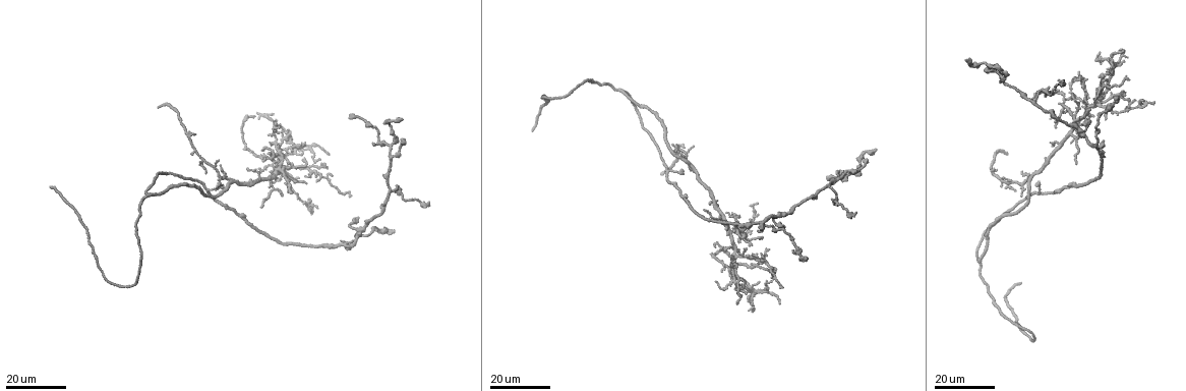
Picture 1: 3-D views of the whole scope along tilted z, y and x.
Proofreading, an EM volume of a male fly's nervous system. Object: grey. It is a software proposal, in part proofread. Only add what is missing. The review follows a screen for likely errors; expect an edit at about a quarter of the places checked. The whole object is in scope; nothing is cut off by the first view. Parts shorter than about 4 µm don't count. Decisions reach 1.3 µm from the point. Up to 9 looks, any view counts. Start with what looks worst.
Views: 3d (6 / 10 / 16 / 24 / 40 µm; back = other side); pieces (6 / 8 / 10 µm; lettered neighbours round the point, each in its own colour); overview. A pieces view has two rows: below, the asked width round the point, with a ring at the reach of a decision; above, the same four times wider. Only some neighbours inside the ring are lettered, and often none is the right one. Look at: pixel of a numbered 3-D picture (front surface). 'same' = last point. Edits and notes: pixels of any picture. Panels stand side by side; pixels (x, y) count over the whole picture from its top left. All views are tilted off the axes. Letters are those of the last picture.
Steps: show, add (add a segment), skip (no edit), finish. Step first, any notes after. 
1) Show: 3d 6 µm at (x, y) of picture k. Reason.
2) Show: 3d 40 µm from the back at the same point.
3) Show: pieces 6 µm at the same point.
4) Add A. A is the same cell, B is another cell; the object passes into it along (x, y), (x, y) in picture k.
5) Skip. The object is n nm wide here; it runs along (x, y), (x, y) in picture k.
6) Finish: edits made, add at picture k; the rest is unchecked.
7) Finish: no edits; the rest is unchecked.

Show: 3d 24 µm at (1022, 283) of picture 1. Free end.

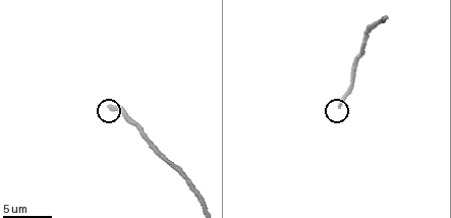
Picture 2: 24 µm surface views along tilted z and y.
Show: pieces 8 µm at (108, 106) of picture 2.

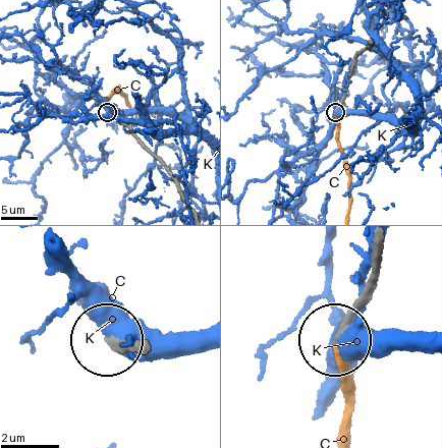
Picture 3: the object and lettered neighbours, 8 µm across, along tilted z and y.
Add C. The object is 250 nm wide here; C is the same cell, K is another cell; it goes on there.

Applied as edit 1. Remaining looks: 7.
Show: overview.

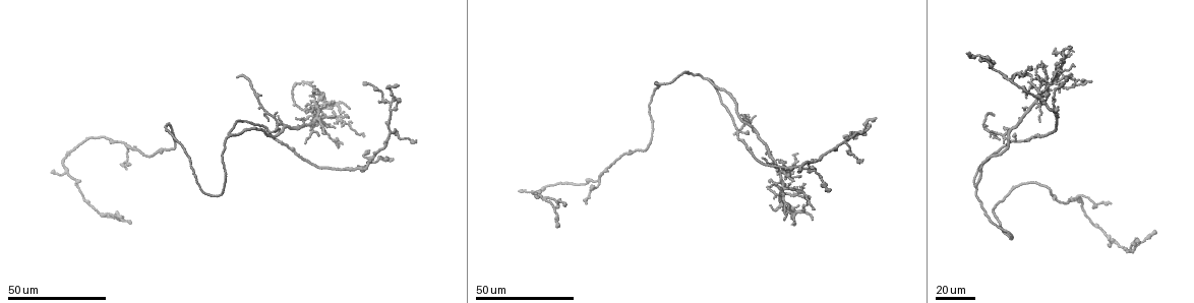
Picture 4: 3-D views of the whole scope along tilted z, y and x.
Show: 3d 24 µm at (303, 80) of picture 4. Free end.

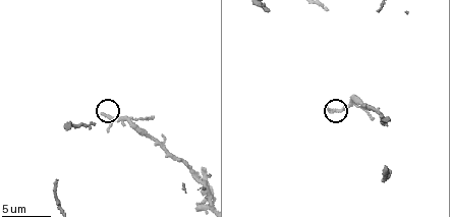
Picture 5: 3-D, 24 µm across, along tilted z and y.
Show: pieces 8 µm at (104, 113) of picture 5.

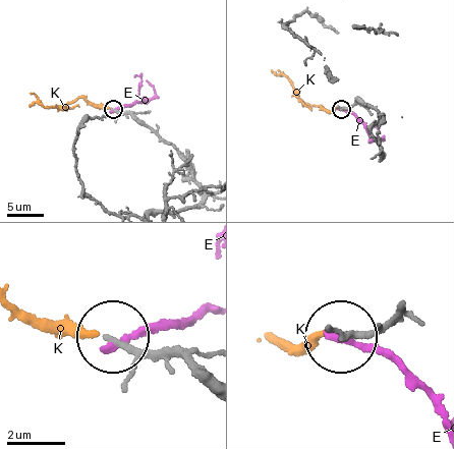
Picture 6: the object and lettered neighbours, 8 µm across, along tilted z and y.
Skip. E and K are other cells; it runs along (208, 374), (179, 358), (117, 343) in picture 6; none of them fits.

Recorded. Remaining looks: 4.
Show: 3d 16 µm at (159, 105) of picture 1. Long arm stops here.

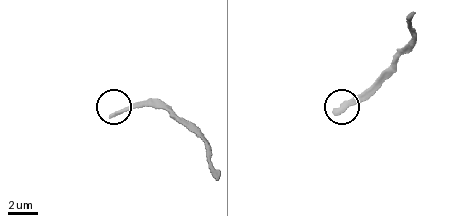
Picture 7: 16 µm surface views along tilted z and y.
Show: pieces 10 µm at (113, 115) of picture 7.

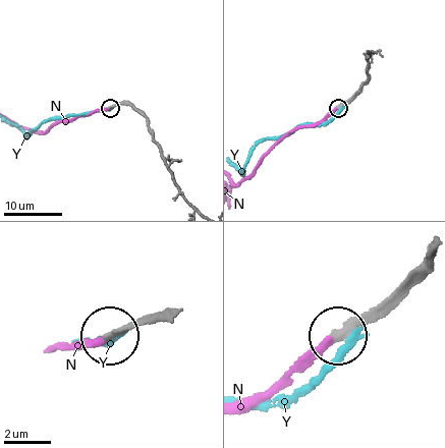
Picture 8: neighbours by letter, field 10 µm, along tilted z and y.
Add N. N is the same cell, Y is another cell; the object passes into it along (386, 296), (346, 319), (292, 370), (244, 399) in picture 8; the neuron continues.

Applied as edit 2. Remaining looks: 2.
Show: 3d 24 µm at (753, 303) of picture 1. Tapers out.

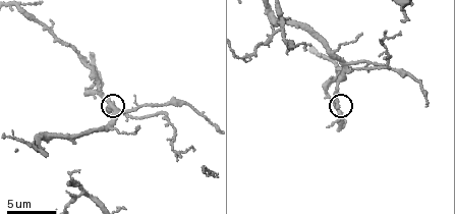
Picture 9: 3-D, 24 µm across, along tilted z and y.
Show: pieces 6 µm at (336, 108) of picture 9.

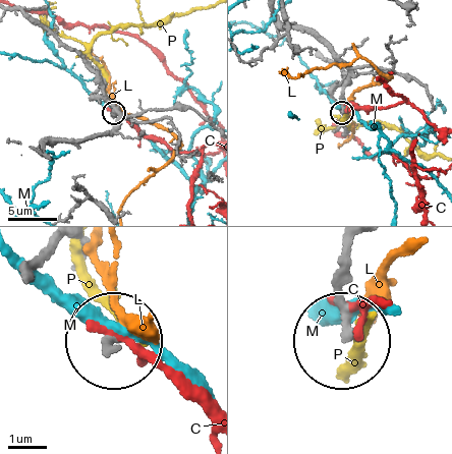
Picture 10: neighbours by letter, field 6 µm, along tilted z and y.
Skip. C, L, M and P are other cells; it runs along (351, 244), (342, 336) in picture 10; no lettered segment goes on from it.

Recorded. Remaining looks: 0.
Finish: edits made, add at picture 3, add at picture 8; the rest is unchecked.

